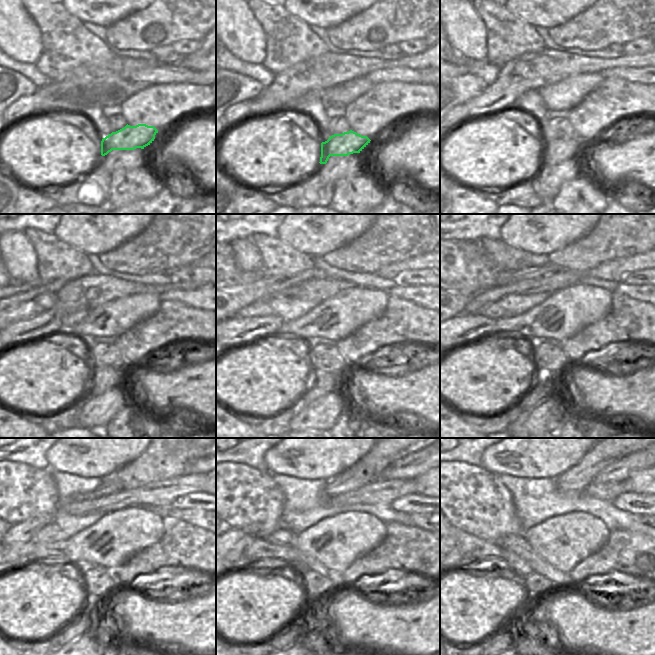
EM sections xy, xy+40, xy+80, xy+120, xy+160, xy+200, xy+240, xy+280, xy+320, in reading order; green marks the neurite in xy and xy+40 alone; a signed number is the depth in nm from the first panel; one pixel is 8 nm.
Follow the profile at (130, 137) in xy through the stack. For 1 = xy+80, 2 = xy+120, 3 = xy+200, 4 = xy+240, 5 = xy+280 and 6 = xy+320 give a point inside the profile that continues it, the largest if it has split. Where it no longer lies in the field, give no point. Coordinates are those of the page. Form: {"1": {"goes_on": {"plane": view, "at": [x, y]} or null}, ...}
{"1": {"goes_on": {"plane": "xy+80", "at": [553, 152]}}, "2": {"goes_on": {"plane": "xy+120", "at": [104, 378]}}, "3": {"goes_on": {"plane": "xy+200", "at": [543, 386]}}, "4": {"goes_on": {"plane": "xy+240", "at": [85, 621]}}, "5": {"goes_on": {"plane": "xy+280", "at": [293, 634]}}, "6": {"goes_on": {"plane": "xy+320", "at": [500, 641]}}}

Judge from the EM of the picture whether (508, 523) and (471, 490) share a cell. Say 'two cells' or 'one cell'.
one cell

